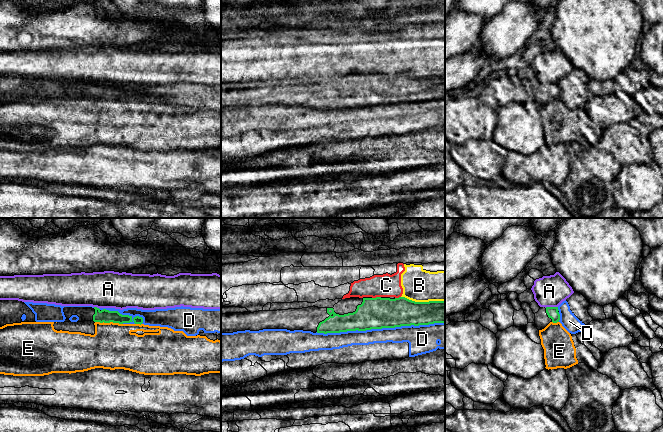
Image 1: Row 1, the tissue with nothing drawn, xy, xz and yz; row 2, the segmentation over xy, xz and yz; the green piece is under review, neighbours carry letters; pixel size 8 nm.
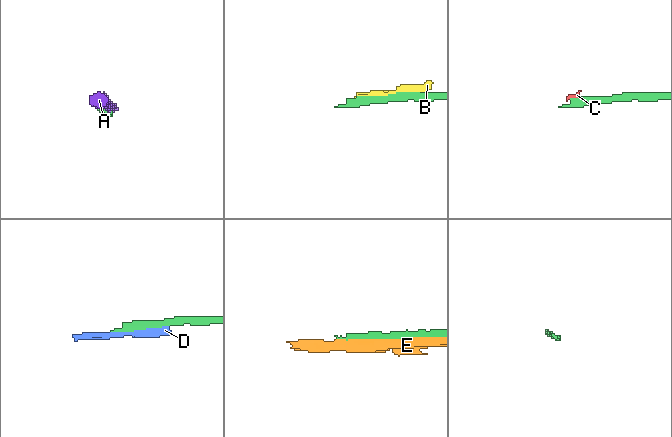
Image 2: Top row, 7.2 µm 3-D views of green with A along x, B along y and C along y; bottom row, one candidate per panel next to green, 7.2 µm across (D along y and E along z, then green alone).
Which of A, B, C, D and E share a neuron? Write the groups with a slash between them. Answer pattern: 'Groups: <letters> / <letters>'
Groups: A / B C / D / E

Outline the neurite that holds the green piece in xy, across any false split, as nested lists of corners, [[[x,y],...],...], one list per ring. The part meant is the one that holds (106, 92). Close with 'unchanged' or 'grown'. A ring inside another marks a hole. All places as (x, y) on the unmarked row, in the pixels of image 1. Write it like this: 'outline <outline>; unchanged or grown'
outline [[[64,83],[63,88],[66,93],[64,98],[71,98],[69,94],[72,91],[77,91],[79,93],[77,98],[94,97],[119,100],[133,98],[132,92],[122,91],[118,87],[109,87],[106,85],[100,86],[97,83]]]; grown

